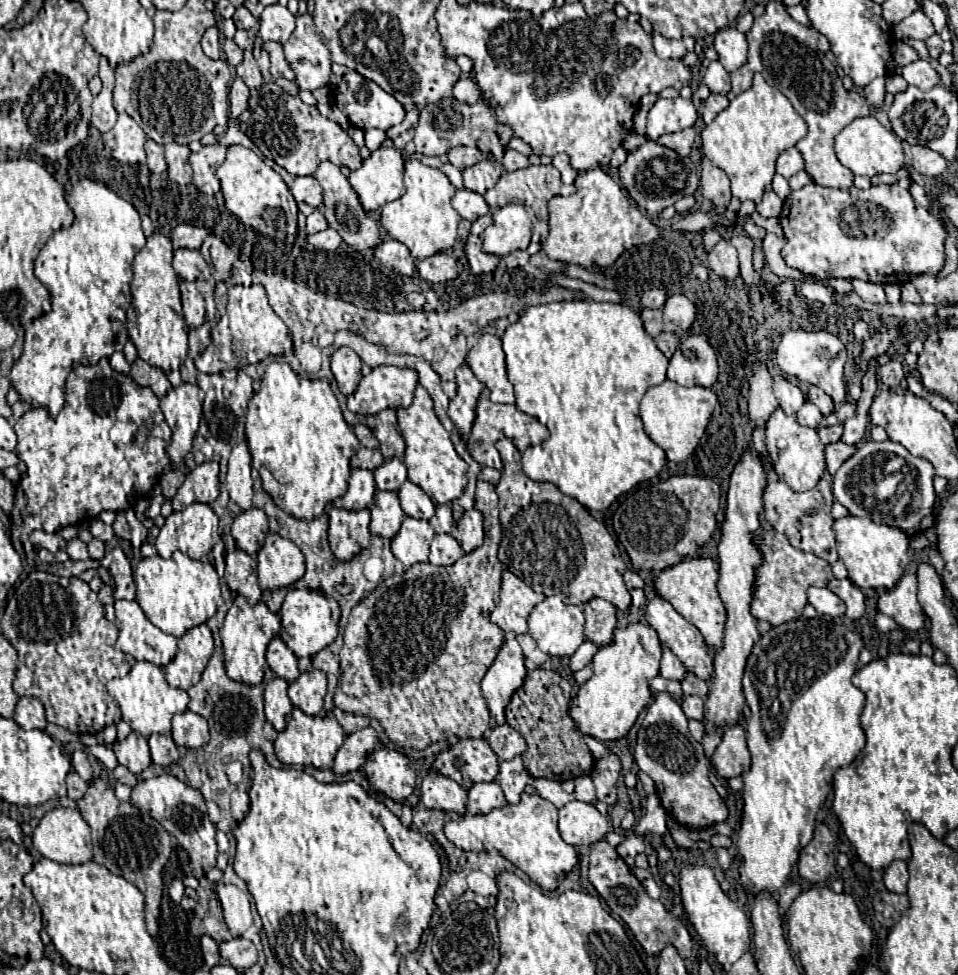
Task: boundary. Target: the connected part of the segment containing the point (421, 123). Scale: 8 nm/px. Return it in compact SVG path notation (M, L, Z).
M450 96L450 98L438 100L438 102L426 104L424 110L420 112L420 120L418 120L416 132L414 132L416 152L420 152L424 156L440 156L440 154L446 154L454 146L476 146L476 128L486 128L486 130L496 132L502 146L506 146L510 142L510 138L514 136L512 126L500 122L494 114L494 106L486 100L480 100L476 104L464 104Z

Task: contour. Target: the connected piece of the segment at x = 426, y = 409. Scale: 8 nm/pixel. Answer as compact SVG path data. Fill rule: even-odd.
M416 386L416 394L412 404L408 408L397 409L397 420L402 430L402 436L406 440L406 454L404 464L408 468L408 478L418 484L426 494L430 494L436 506L436 514L430 520L436 534L450 534L452 532L452 506L446 502L452 502L454 498L462 496L462 490L466 486L466 462L458 458L450 434L446 434L444 426L436 418L433 409L433 401L424 386Z

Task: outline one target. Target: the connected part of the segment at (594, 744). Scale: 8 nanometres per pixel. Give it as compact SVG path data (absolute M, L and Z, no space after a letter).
M584 738L584 740L586 740L586 744L588 744L588 748L590 748L590 752L592 752L592 756L594 756L596 762L608 756L608 748L602 742L598 742L594 738Z

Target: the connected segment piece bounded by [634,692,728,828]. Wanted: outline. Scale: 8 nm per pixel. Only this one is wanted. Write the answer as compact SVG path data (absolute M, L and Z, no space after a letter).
M658 692L654 702L648 706L644 722L646 724L638 730L634 758L638 768L654 780L656 794L660 796L666 812L688 828L706 828L724 822L728 818L728 808L708 778L710 764L706 764L702 744L692 738L688 718L684 716L680 704L668 692Z

